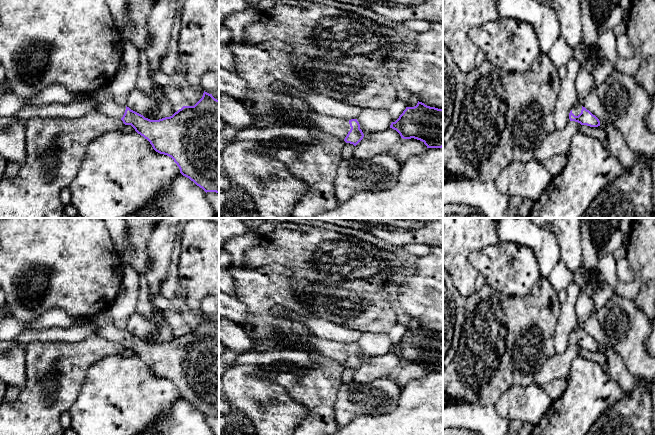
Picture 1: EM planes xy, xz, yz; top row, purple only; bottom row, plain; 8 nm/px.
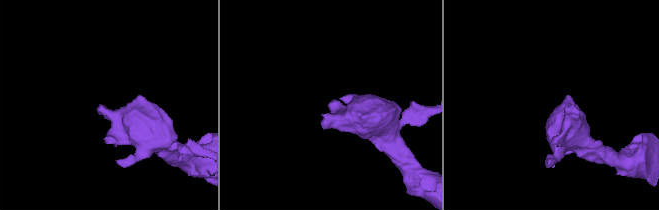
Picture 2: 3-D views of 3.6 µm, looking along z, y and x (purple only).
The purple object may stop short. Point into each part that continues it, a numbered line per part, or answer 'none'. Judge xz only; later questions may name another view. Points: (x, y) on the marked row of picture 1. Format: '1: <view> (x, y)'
1: xz (339, 128)

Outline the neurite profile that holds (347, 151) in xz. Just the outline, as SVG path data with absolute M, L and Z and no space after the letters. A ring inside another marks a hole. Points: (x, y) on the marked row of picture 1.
M344 141L343 148L342 148L342 157L345 158L345 159L349 159L349 158L353 157L354 147L355 146L353 144L346 143Z

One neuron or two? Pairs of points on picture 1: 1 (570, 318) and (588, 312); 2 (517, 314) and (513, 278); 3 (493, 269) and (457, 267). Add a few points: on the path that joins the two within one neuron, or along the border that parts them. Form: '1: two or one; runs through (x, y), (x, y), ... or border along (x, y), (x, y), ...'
1: two; border along (579, 293), (575, 305), (577, 323)
2: two; border along (537, 283), (528, 293), (517, 297)
3: two; border along (485, 247), (469, 254), (469, 262), (479, 273)

